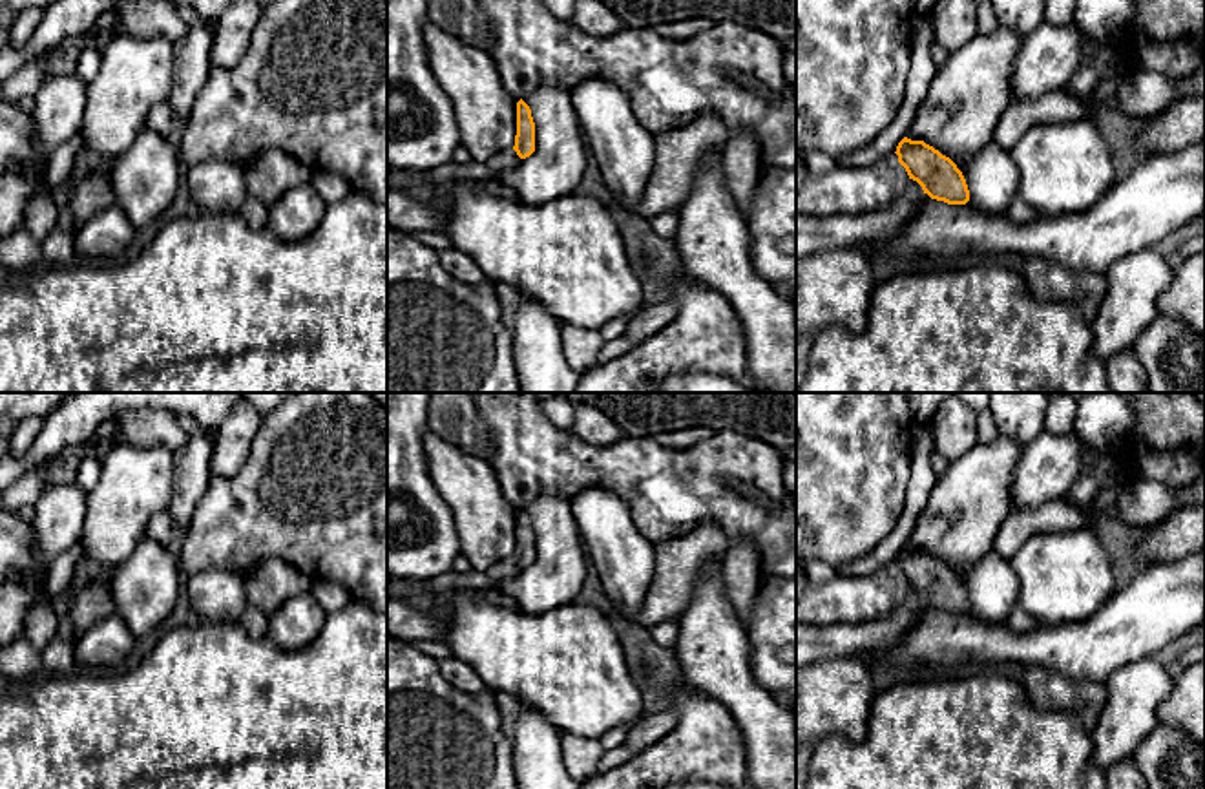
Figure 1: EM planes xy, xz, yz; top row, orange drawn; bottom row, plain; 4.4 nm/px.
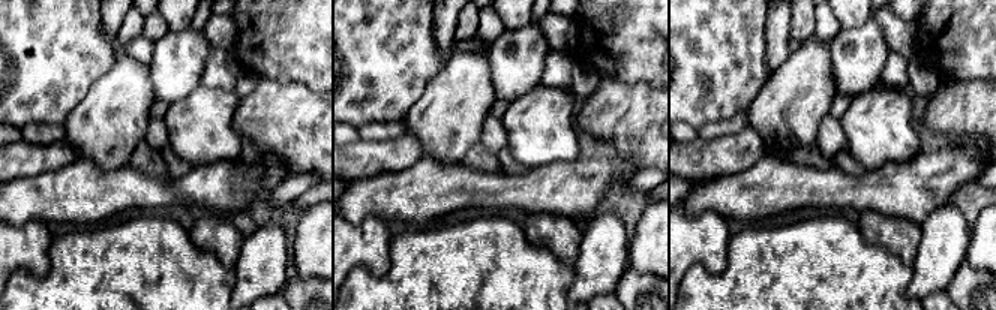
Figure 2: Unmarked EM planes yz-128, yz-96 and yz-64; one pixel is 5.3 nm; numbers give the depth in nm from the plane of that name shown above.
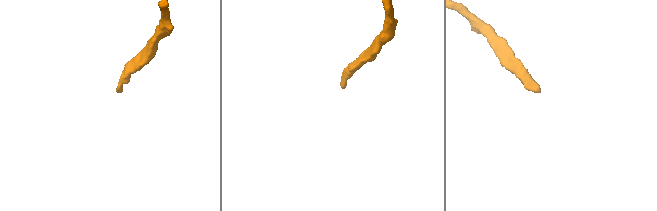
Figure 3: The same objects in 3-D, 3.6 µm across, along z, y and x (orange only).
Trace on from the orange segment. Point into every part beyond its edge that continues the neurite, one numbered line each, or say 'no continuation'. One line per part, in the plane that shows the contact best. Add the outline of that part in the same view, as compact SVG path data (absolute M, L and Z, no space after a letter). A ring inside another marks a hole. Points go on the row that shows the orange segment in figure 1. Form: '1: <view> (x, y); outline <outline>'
1: xz (504, 161); outline M513 148L504 150L497 155L493 155L486 166L495 174L495 175L504 175L508 172L511 172L515 166L519 166L520 157L517 155L517 152Z

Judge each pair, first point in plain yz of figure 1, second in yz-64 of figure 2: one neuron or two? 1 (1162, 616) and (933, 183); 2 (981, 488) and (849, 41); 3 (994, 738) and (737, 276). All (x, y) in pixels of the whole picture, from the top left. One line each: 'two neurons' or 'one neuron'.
1: one neuron
2: two neurons
3: one neuron

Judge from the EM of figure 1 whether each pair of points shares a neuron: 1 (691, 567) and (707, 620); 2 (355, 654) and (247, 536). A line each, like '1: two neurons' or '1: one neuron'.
1: two neurons
2: two neurons

